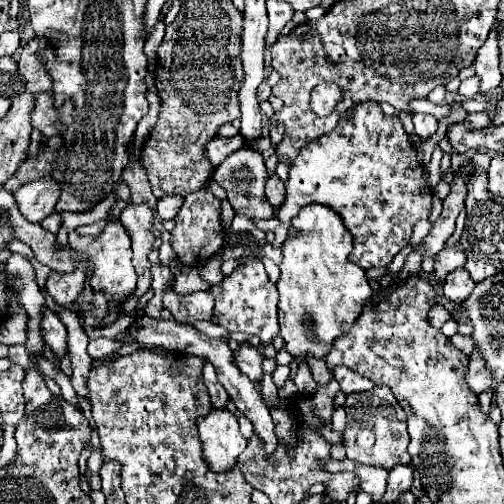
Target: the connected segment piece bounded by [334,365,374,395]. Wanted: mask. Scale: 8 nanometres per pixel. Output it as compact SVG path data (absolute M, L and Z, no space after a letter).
M338 365L336 369L334 369L334 377L336 377L336 381L340 383L340 389L344 391L344 393L356 393L356 391L368 391L368 389L372 389L374 387L374 383L372 381L368 381L366 377L360 377L358 373L354 373L352 369L348 369L348 367L344 367L344 365Z

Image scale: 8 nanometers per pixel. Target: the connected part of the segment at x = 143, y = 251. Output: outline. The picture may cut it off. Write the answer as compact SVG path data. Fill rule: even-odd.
M130 203L120 213L120 221L132 239L132 251L134 251L132 263L138 273L138 285L134 289L134 295L138 295L138 297L142 297L152 283L150 261L148 261L148 255L150 255L152 243L154 243L152 217L154 217L154 211L148 205L134 205L134 203Z

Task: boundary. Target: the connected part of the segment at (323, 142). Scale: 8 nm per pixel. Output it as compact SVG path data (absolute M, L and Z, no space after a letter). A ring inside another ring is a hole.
M372 101L354 105L352 119L342 117L332 133L326 133L302 147L296 163L290 165L286 195L278 207L282 229L274 233L276 239L272 243L274 247L282 245L286 239L288 221L296 217L302 207L310 203L324 203L342 217L342 223L354 237L354 251L350 261L362 269L386 269L394 255L410 241L414 225L430 215L432 193L424 183L422 173L424 167L418 163L416 147L410 143L400 117L386 117L380 105ZM364 159L380 159L376 163L384 165L376 167L376 181L368 167L368 183L376 183L376 189L370 189L370 185L368 189L364 187Z

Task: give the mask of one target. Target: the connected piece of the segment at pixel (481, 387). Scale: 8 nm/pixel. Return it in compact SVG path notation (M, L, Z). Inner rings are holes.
M474 349L474 353L470 355L470 363L468 363L468 371L466 371L466 383L468 383L468 387L470 387L476 395L484 393L484 391L490 389L490 385L492 385L492 377L490 377L490 373L488 373L488 369L486 369L486 363L484 363L482 355L480 355L476 349Z

